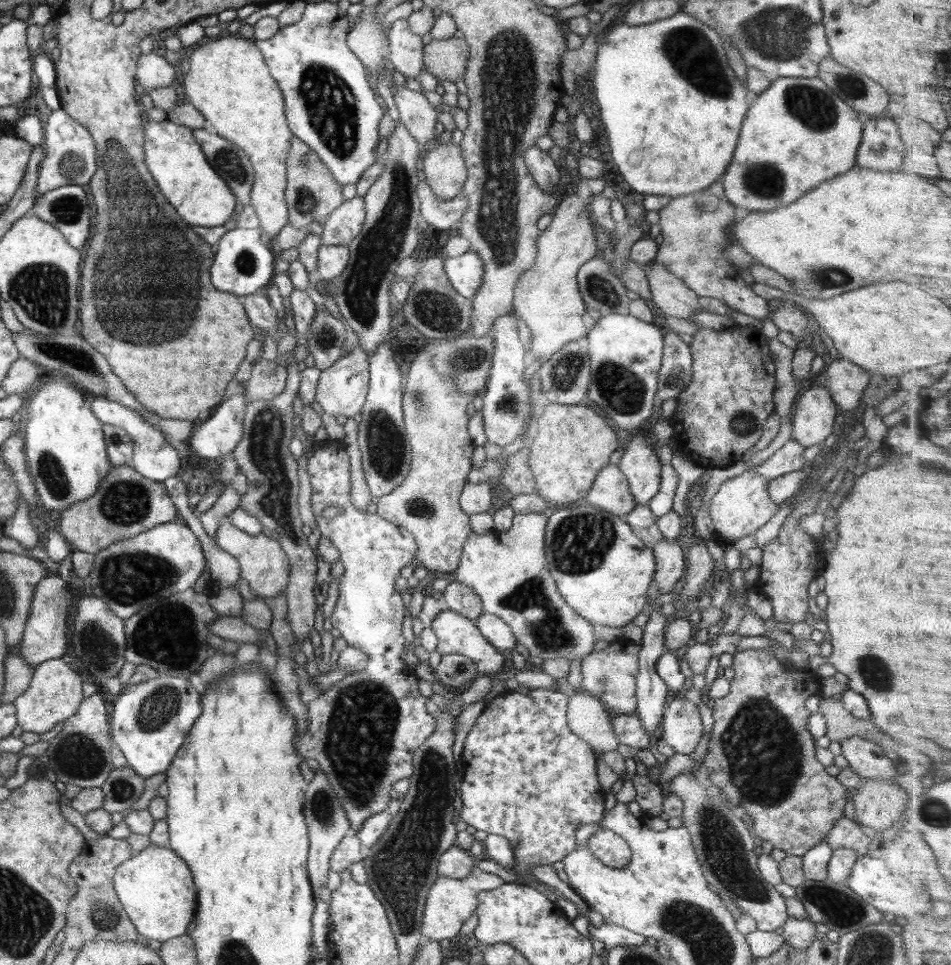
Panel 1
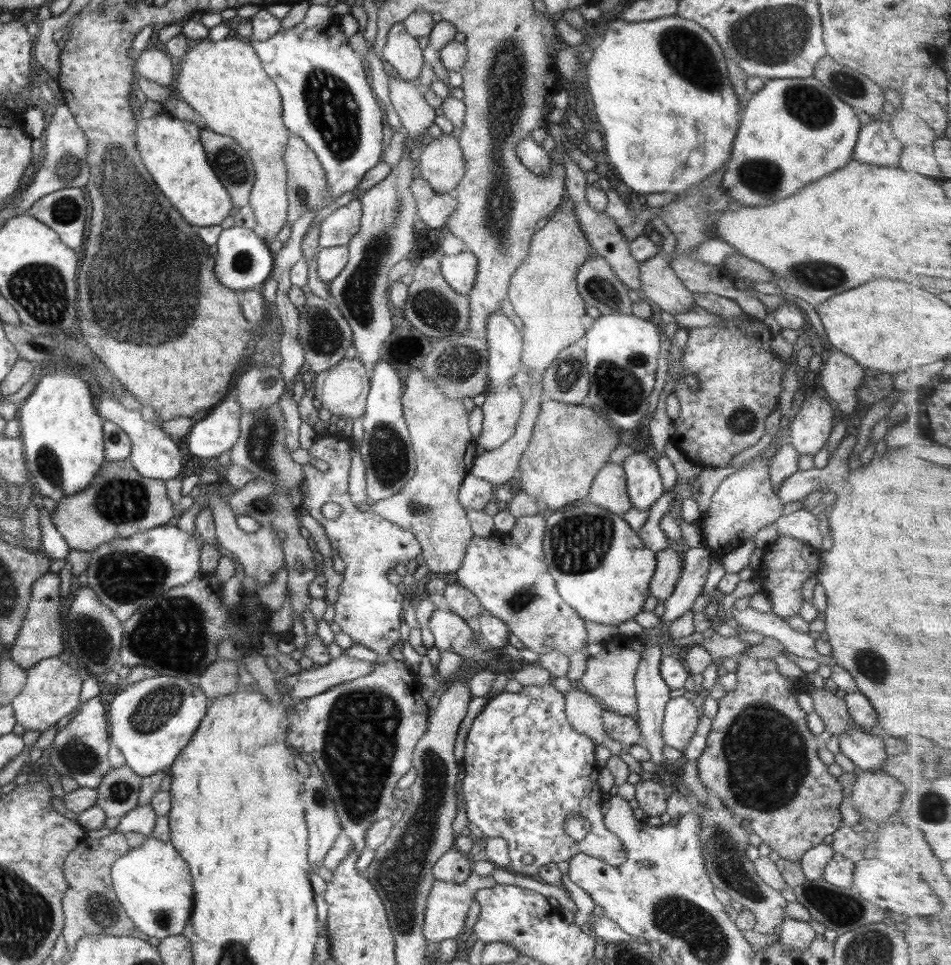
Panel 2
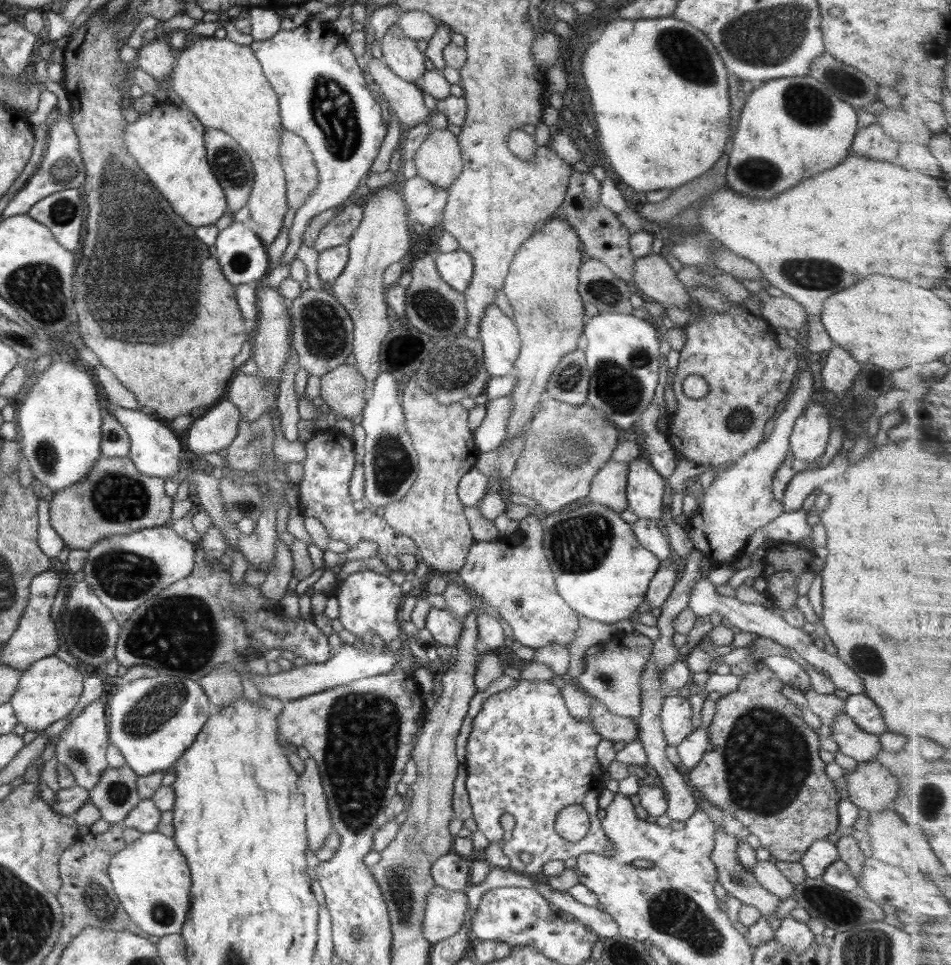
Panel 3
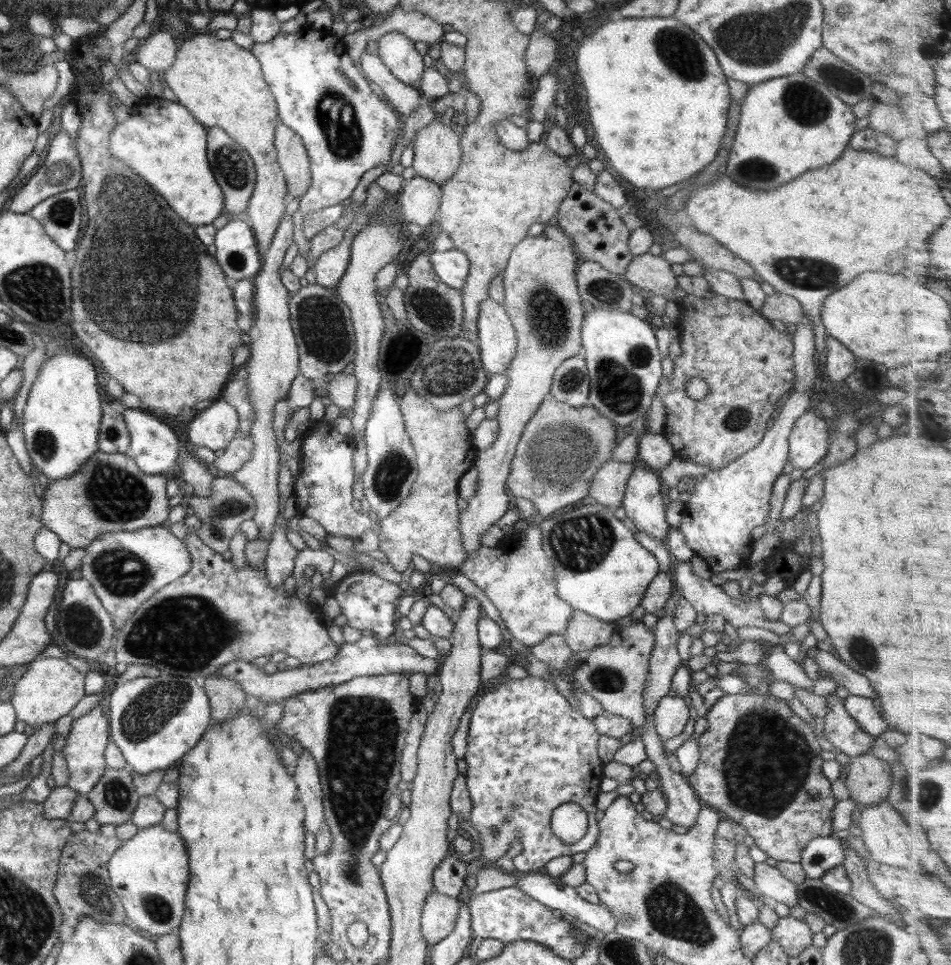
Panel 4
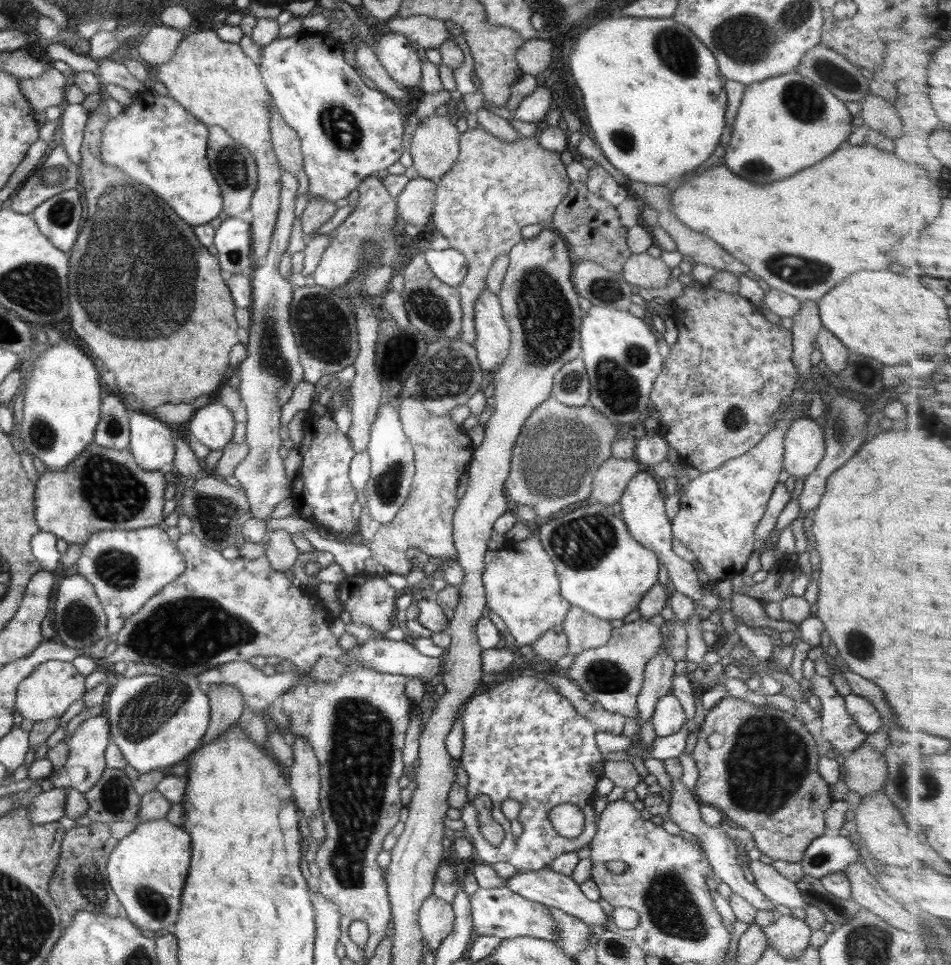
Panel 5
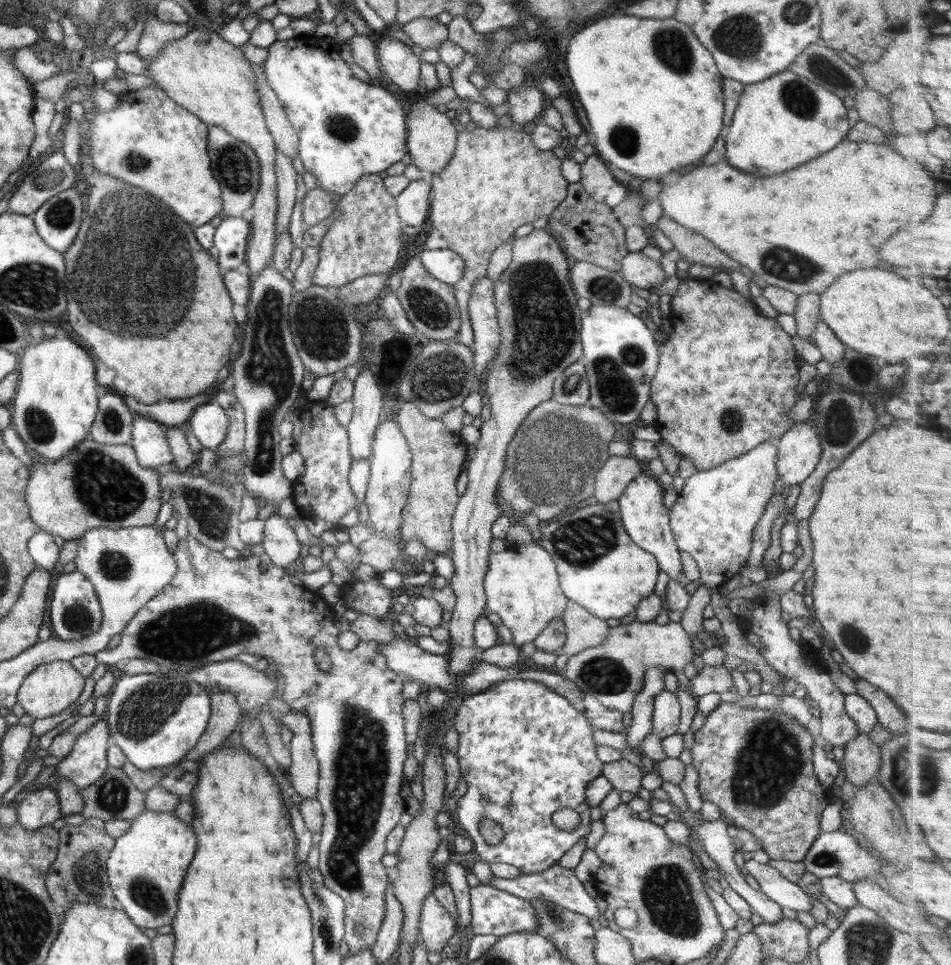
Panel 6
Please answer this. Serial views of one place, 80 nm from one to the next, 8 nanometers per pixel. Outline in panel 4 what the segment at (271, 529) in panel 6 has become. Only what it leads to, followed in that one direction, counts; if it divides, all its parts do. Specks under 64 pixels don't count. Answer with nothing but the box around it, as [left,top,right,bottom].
[265,527,296,588]

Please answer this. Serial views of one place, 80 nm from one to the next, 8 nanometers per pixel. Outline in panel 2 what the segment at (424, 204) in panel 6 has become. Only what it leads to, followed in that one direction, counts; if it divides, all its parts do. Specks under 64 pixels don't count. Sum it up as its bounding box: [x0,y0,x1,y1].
[411,176,458,228]

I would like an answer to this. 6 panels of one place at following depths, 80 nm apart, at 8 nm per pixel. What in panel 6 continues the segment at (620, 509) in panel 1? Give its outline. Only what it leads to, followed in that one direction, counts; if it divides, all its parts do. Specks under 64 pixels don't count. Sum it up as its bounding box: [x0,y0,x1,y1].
[594,455,642,505]

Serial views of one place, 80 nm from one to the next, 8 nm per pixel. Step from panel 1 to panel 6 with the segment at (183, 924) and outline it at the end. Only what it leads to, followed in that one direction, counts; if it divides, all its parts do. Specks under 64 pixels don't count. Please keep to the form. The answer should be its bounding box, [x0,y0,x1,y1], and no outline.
[106,809,197,930]

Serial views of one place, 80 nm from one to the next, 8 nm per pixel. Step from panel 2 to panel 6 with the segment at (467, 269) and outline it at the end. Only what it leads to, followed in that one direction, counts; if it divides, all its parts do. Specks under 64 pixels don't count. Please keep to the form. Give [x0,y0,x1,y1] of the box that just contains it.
[420,247,465,286]

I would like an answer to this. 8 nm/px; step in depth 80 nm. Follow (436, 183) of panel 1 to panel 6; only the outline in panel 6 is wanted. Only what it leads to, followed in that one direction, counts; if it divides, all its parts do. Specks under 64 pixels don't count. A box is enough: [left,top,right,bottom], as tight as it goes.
[407,100,456,177]

